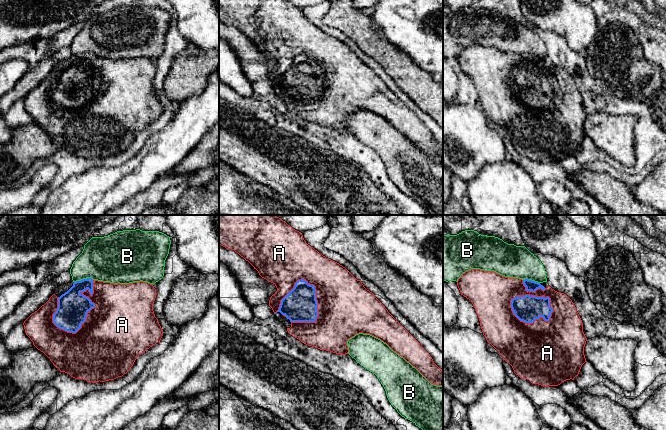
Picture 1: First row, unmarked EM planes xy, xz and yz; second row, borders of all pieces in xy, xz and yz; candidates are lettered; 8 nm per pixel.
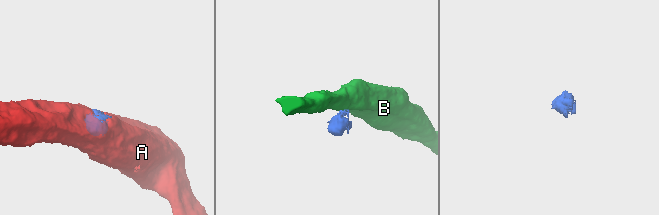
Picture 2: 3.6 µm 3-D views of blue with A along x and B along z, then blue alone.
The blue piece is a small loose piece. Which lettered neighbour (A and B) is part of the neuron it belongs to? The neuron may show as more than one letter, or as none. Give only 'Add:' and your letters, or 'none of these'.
Add: A

